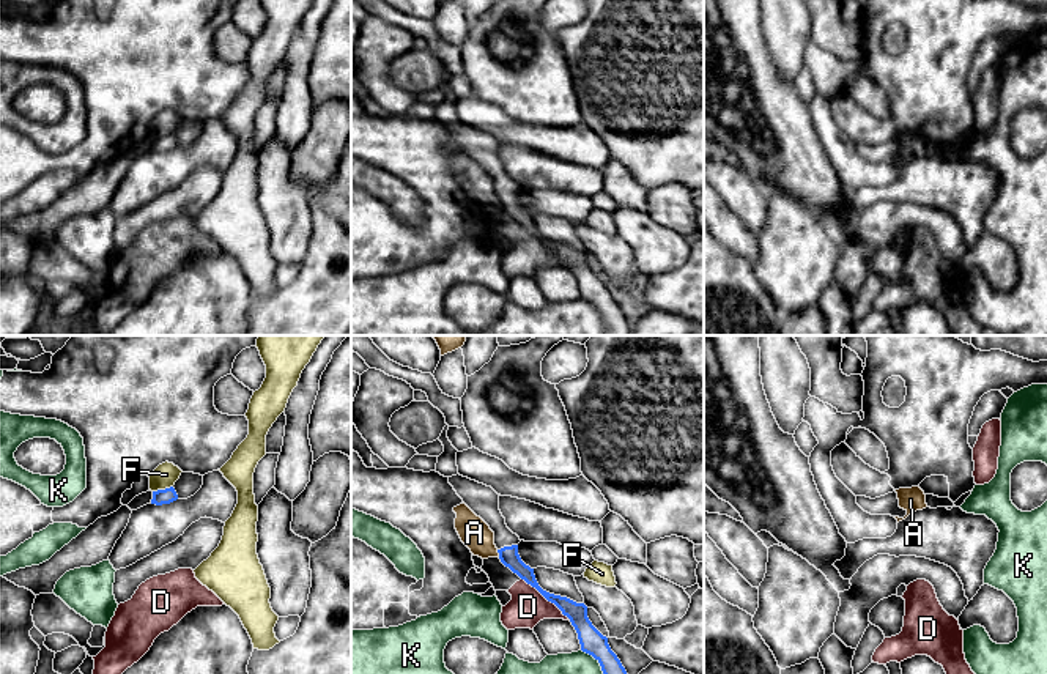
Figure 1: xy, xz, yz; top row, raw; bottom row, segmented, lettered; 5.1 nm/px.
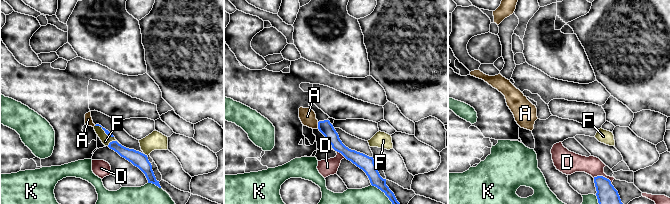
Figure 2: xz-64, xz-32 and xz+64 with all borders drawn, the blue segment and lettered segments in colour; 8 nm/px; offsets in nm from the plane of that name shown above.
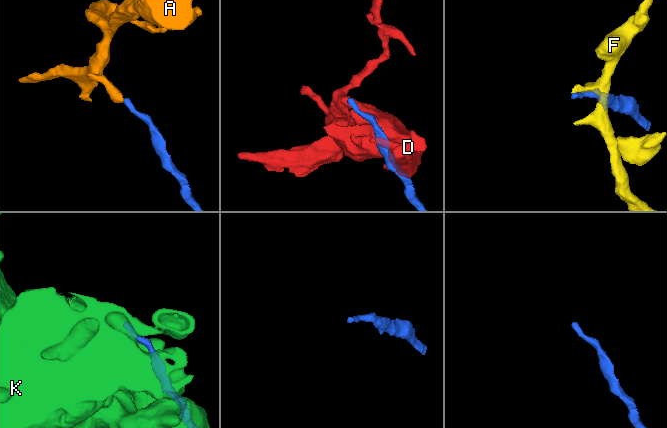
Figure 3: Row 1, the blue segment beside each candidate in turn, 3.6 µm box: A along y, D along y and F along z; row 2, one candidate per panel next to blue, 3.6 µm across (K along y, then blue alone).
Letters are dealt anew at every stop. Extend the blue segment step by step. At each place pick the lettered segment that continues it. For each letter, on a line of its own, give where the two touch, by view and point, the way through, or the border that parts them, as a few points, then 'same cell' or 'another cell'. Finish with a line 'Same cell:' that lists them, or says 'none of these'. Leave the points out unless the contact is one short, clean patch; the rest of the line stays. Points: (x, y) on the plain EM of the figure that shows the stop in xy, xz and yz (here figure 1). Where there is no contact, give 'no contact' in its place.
A: meets blue in xz at (498, 199); border along xz (496, 197), (499, 203); another cell
D: meets blue in xz at (547, 246); another cell
F: meets blue in xy at (162, 137); border along xy (172, 133), (153, 139); another cell
K: meets blue in xz at (600, 312); another cell
Same cell: none of these

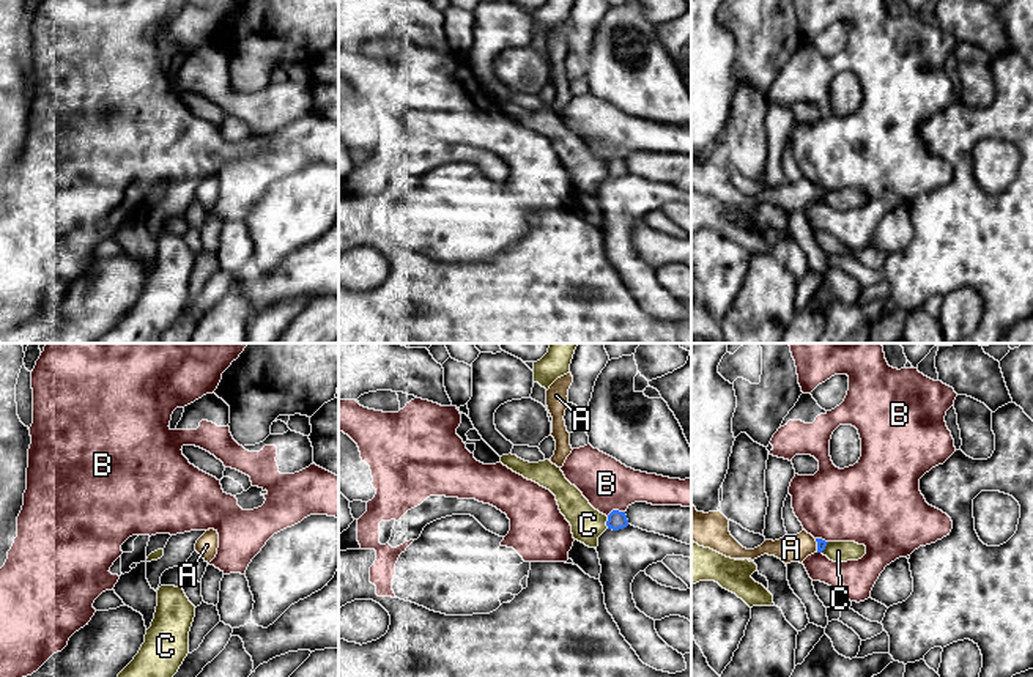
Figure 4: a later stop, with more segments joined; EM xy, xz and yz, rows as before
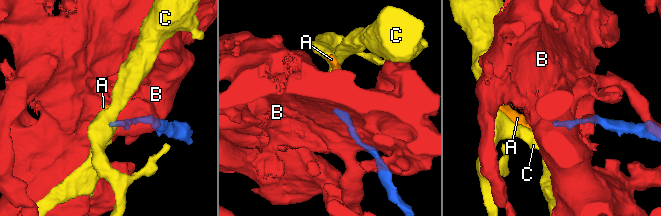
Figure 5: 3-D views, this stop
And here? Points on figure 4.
A: meets blue in yz at (818, 192); runs through yz (821, 191), (818, 192), (791, 196); same cell
B: meets blue in xz at (614, 158); another cell
C: meets blue in xz at (607, 170); border along xz (608, 164), (607, 175); another cell
Same cell: A

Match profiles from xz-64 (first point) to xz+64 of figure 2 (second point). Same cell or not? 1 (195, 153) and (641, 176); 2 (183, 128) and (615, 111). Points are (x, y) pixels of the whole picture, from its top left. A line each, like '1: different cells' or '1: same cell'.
1: different cells
2: same cell

